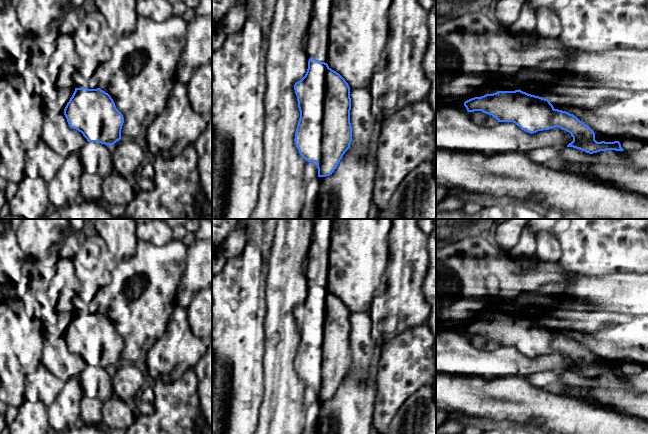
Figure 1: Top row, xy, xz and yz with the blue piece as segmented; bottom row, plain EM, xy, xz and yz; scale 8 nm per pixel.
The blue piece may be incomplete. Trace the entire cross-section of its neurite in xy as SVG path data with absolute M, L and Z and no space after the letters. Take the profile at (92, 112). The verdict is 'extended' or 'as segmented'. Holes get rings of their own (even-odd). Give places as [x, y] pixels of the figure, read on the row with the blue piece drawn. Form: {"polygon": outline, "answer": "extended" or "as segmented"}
{"polygon": "M75 88L64 109L64 115L70 127L81 132L88 142L98 142L112 146L121 139L124 117L116 108L111 96L100 88Z", "answer": "as segmented"}

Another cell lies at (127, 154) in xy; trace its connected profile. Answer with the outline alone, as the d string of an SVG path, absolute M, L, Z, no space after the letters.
M121 138L112 146L113 170L119 173L130 184L135 183L138 168L145 157L142 139Z

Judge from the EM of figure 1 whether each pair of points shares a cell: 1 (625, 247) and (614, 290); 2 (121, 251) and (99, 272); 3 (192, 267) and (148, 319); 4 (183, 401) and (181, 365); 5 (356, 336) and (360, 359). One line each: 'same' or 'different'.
1: different
2: different
3: different
4: different
5: same

